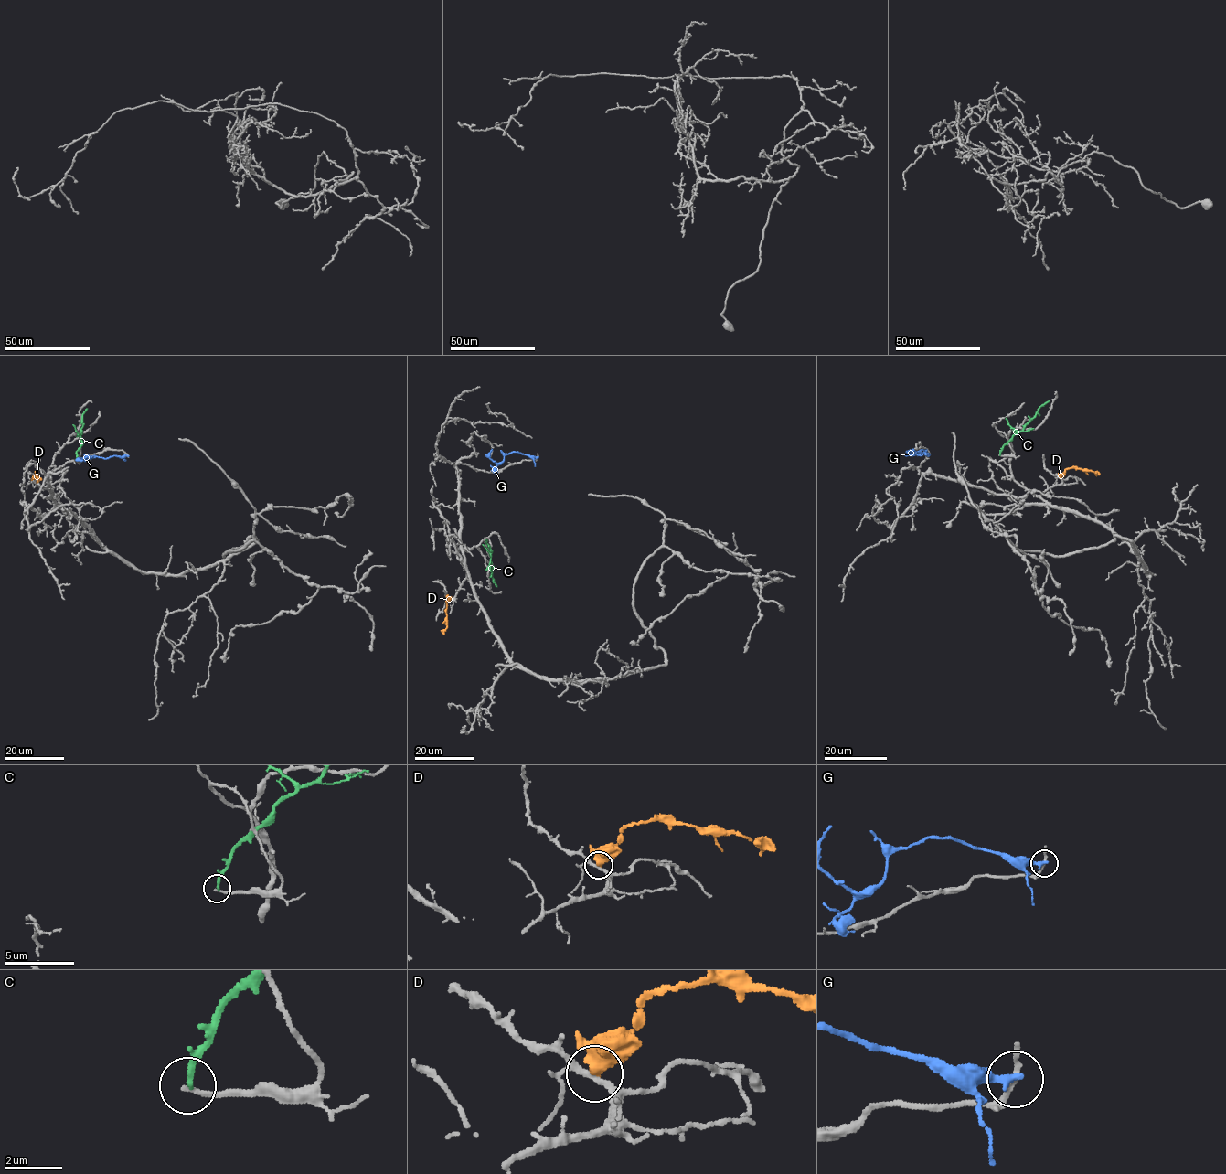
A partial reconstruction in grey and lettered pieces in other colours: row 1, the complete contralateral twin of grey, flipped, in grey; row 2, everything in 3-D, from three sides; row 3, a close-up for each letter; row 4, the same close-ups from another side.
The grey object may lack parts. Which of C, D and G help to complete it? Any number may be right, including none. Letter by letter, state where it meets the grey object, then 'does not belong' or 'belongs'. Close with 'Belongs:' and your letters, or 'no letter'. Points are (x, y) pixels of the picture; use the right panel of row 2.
C: contact (999, 454); does not belong
D: contact (1060, 477); does not belong
G: contact (913, 450); does not belong
Belongs: no letter

